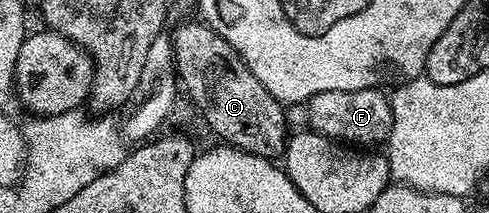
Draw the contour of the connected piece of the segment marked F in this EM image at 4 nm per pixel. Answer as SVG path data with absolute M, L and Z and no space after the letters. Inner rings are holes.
M381 89L363 91L319 91L307 103L308 128L349 147L381 147L391 135L393 116L388 96Z

